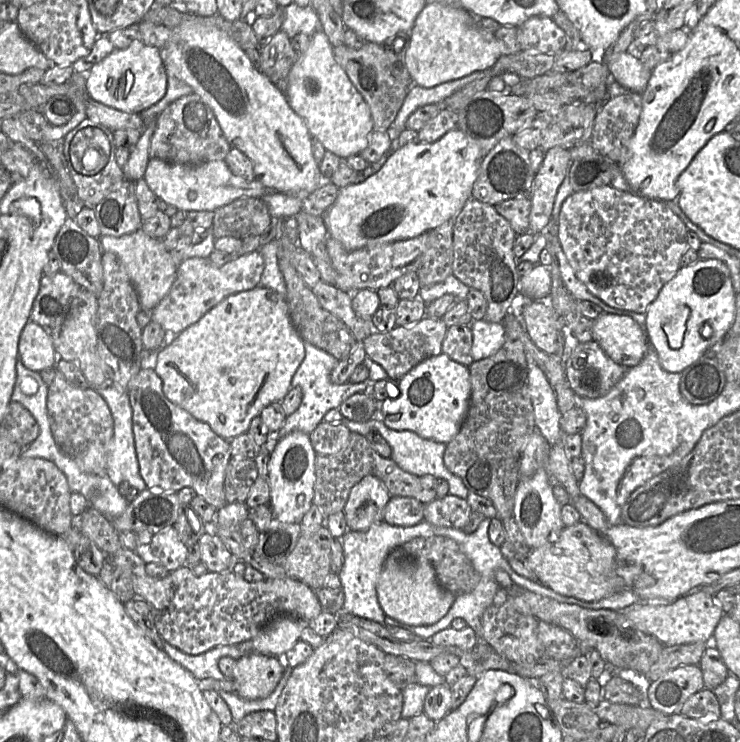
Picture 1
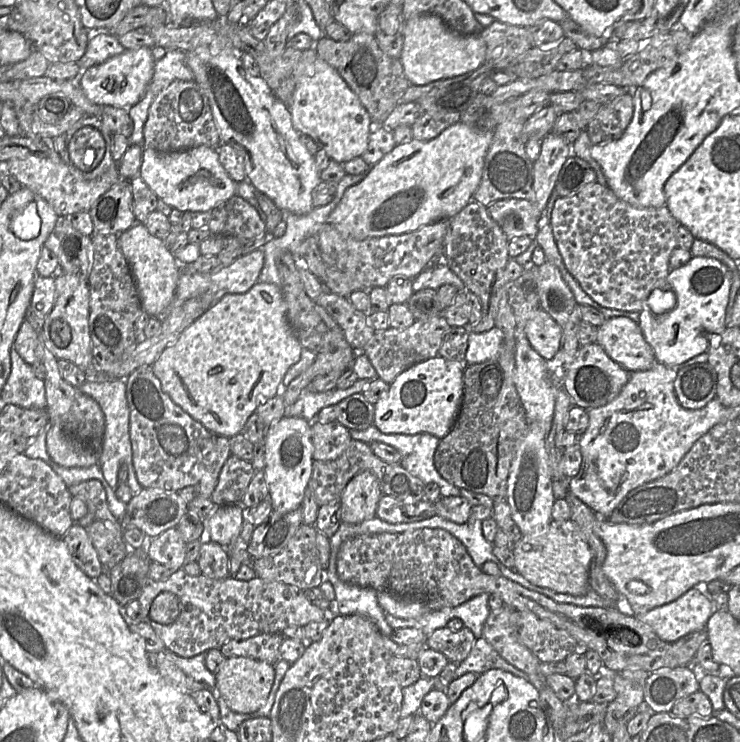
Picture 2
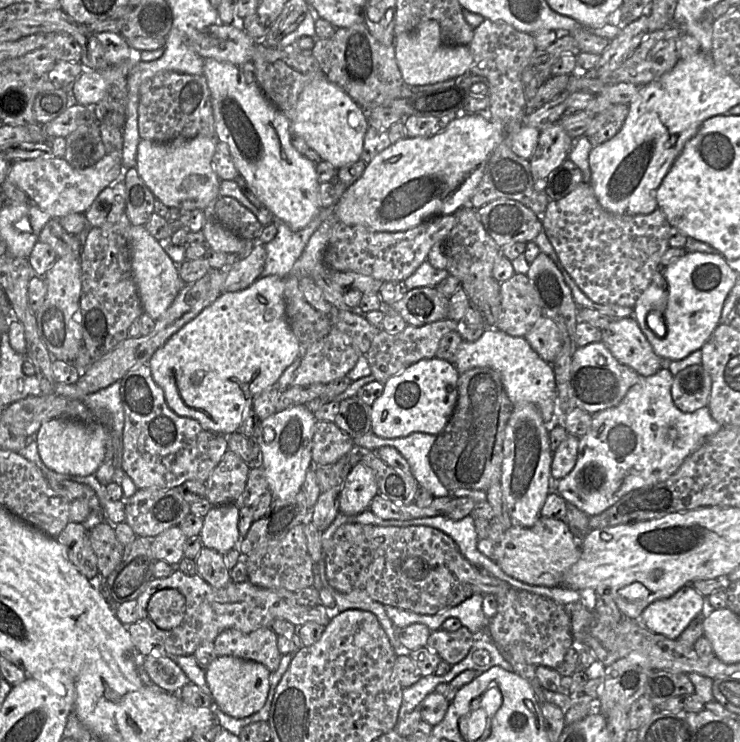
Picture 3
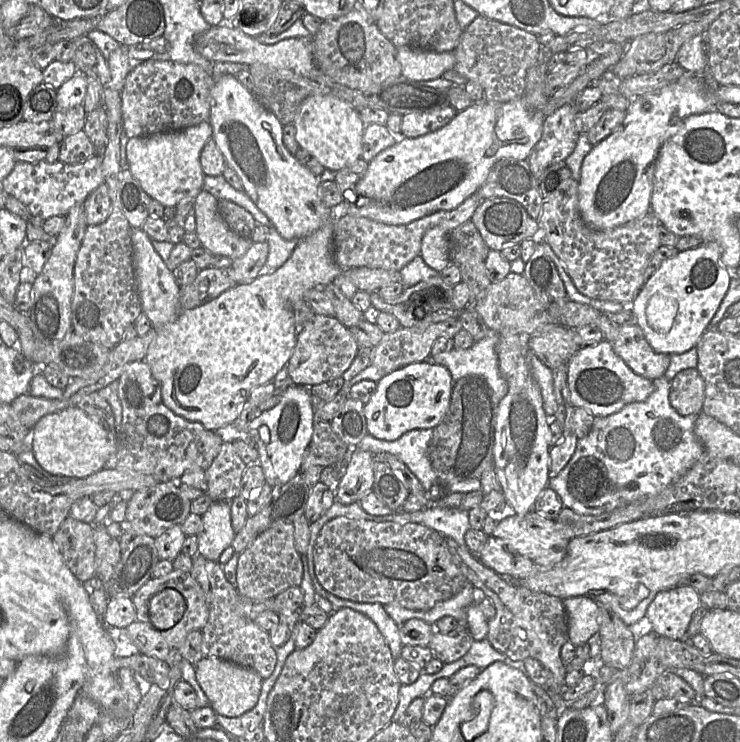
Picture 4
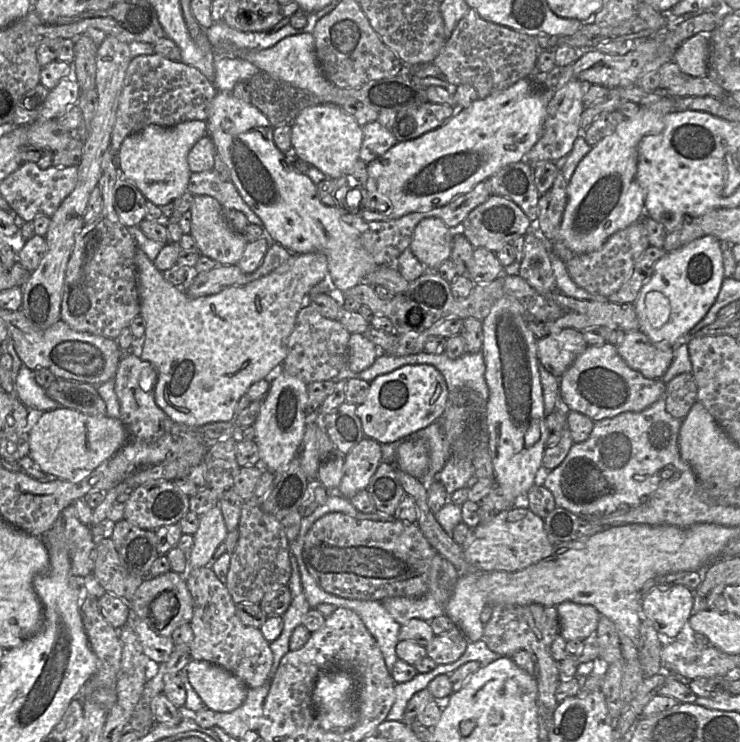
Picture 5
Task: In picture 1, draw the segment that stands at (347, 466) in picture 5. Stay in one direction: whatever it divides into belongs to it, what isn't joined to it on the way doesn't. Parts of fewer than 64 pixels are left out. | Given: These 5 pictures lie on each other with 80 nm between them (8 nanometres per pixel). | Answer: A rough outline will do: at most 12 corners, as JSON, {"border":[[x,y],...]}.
{"border":[[368,475],[350,491],[344,507],[352,531],[384,521],[391,495]]}

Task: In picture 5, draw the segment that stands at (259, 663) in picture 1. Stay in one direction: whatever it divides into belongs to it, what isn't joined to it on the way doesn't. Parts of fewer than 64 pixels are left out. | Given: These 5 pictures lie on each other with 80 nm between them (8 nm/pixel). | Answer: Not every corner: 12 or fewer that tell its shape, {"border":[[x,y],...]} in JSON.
{"border":[[204,660],[185,669],[206,708],[231,712],[249,688]]}

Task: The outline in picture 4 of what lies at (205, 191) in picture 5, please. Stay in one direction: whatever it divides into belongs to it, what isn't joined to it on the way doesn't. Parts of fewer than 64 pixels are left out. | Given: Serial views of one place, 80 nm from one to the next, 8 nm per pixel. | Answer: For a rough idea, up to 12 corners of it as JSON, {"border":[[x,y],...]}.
{"border":[[204,176],[203,190],[247,210],[261,225],[269,218],[220,176]]}

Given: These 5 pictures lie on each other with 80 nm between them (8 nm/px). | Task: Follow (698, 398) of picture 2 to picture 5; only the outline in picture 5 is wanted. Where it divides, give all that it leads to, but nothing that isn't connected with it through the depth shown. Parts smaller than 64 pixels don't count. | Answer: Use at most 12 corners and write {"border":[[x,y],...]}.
{"border":[[692,373],[666,385],[666,411],[683,420],[697,402]]}

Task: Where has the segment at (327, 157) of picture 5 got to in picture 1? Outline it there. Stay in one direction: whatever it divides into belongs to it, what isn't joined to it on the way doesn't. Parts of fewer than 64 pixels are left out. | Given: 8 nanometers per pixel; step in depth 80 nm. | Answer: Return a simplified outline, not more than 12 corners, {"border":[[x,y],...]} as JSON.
{"border":[[323,30],[299,54],[286,98],[341,159],[370,143],[369,105]]}

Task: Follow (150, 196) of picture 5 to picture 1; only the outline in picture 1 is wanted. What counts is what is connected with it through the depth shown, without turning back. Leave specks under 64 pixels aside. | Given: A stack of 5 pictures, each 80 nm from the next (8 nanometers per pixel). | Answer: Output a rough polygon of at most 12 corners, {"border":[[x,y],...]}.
{"border":[[151,158],[144,180],[183,211],[215,211],[277,192],[224,160]]}

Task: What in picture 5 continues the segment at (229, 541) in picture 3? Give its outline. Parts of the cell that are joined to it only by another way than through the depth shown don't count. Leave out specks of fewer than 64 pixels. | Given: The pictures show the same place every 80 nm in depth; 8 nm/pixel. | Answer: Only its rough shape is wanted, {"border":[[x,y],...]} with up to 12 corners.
{"border":[[219,505],[200,516],[188,572],[210,566],[228,530]]}

